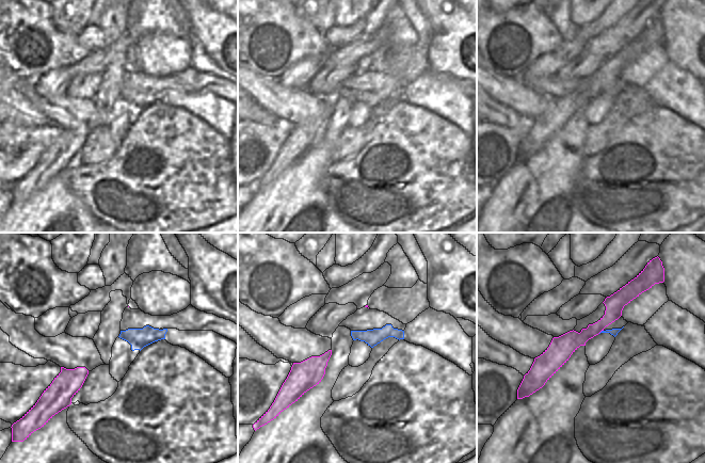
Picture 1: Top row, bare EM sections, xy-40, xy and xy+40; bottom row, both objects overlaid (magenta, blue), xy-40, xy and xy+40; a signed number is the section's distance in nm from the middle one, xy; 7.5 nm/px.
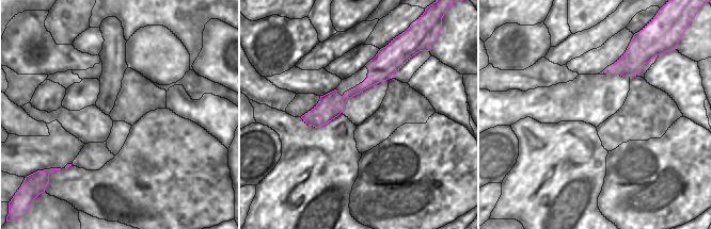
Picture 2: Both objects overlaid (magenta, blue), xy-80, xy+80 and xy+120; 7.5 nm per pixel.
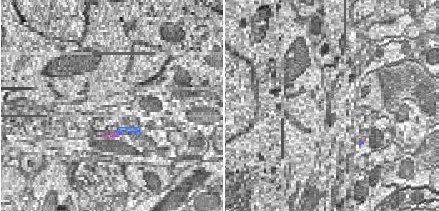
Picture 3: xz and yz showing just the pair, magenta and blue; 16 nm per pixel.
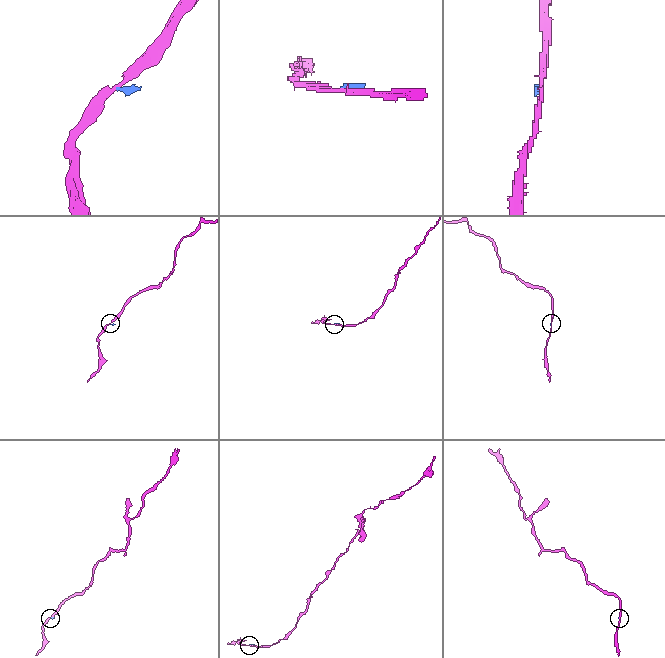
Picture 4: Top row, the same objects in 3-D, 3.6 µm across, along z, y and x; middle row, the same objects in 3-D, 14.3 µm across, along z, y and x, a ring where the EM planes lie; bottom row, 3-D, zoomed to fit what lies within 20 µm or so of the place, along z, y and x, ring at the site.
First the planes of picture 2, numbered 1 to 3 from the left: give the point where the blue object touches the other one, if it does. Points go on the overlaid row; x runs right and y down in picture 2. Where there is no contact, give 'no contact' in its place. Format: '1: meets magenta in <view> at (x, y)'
1: no contact
2: no contact
3: no contact

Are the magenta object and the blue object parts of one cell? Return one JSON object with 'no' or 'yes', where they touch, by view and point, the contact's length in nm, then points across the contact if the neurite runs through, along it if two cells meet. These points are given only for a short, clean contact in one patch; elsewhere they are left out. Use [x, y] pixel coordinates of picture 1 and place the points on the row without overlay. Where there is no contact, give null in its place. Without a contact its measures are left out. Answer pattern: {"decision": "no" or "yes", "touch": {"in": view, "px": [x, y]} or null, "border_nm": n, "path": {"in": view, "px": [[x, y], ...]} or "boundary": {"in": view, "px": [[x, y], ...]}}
{"decision": "no", "touch": {"in": "xy+40", "px": [601, 92]}, "border_nm": 50, "boundary": {"in": "xy+40", "px": [[603, 91], [598, 94]]}}

